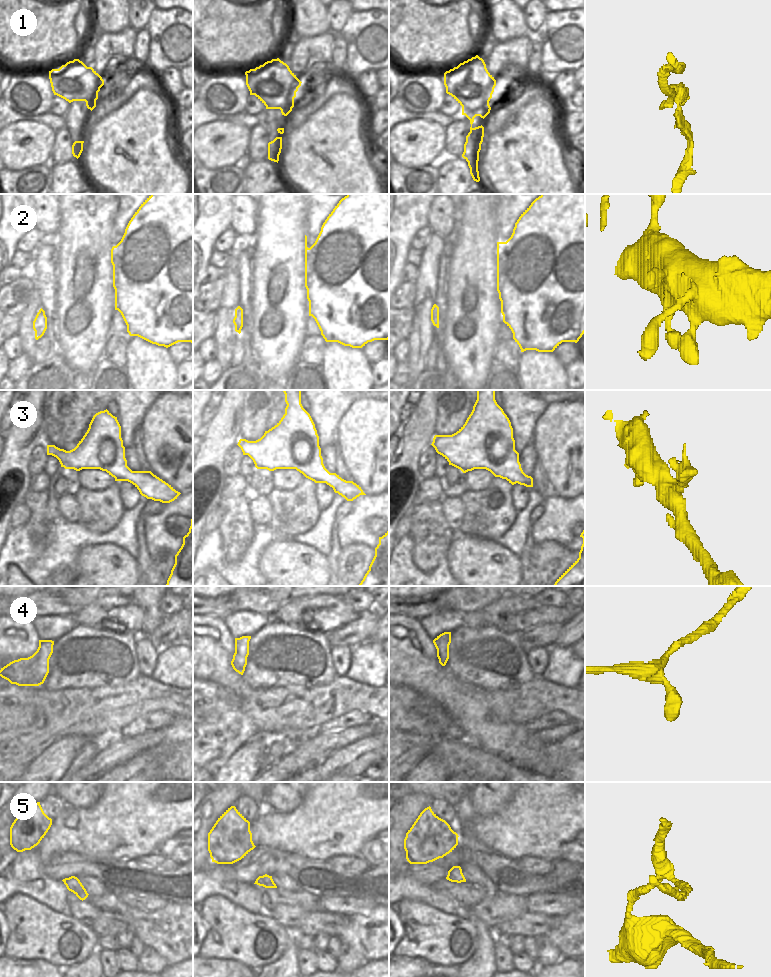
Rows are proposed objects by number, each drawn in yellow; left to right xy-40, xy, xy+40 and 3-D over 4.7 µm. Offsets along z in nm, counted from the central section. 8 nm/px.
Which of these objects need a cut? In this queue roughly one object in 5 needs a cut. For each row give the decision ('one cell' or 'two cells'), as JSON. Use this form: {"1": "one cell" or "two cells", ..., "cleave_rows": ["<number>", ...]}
{"1": "two cells", "2": "one cell", "3": "one cell", "4": "one cell", "5": "one cell", "cleave_rows": ["1"]}

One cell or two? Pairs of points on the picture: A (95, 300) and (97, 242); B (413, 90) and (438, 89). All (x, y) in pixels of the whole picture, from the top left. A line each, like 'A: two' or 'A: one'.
A: one
B: one

